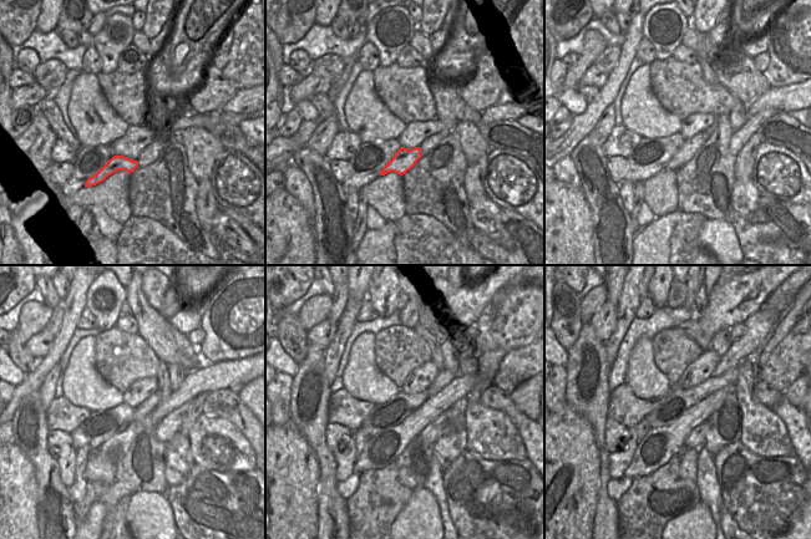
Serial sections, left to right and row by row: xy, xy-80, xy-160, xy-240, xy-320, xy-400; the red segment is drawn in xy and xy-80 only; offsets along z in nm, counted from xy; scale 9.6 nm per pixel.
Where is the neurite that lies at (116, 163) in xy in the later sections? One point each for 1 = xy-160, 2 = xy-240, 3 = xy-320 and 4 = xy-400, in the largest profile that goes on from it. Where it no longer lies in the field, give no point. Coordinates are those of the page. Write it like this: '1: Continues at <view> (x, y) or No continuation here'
1: Continues at xy-160 (690, 147)
2: Continues at xy-240 (148, 405)
3: Continues at xy-320 (444, 377)
4: Continues at xy-400 (760, 324)

